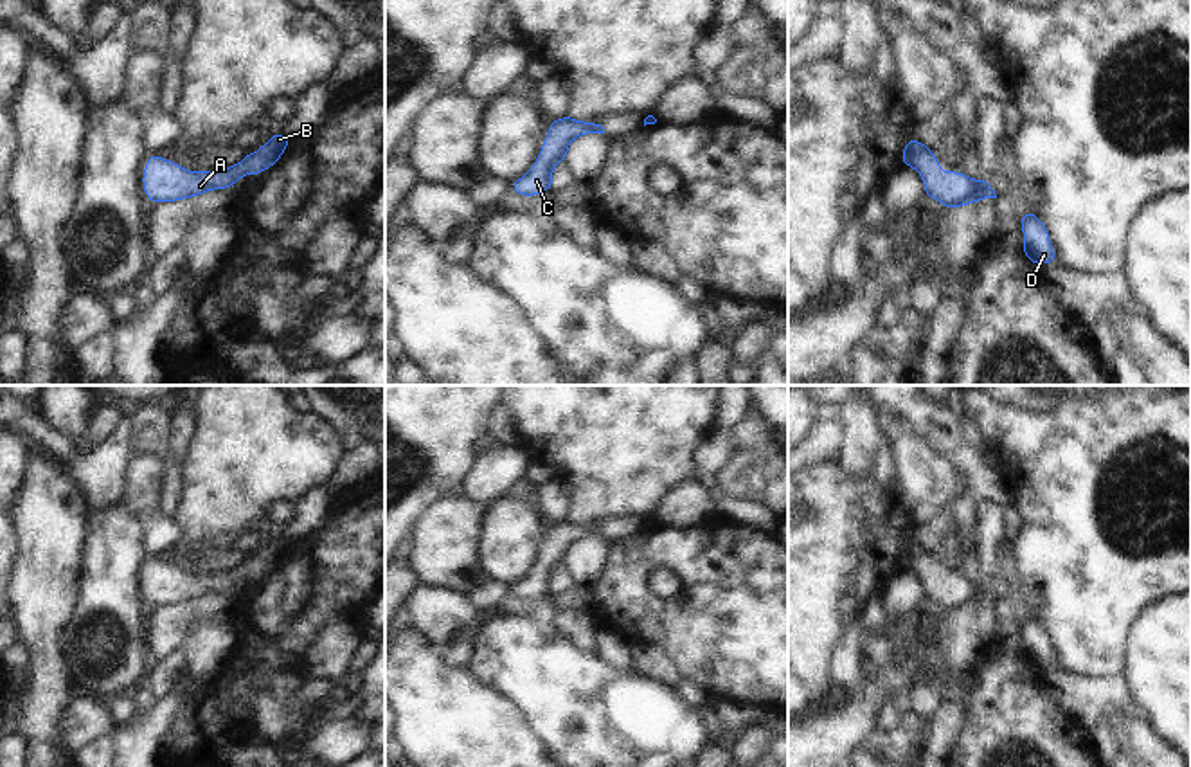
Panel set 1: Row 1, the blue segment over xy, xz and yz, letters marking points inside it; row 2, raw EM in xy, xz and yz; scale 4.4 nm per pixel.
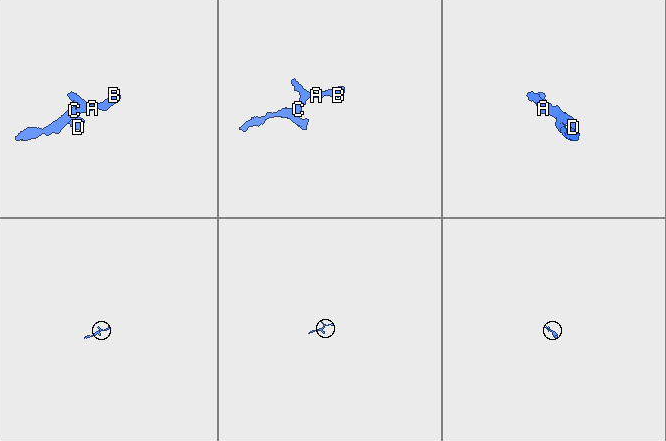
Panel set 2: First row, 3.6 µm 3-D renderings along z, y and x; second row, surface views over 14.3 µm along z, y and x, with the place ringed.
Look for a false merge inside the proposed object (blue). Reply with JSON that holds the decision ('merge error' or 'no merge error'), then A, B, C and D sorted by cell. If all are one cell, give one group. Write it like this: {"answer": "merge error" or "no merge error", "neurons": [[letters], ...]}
{"answer": "no merge error", "neurons": [["A", "B", "C", "D"]]}

